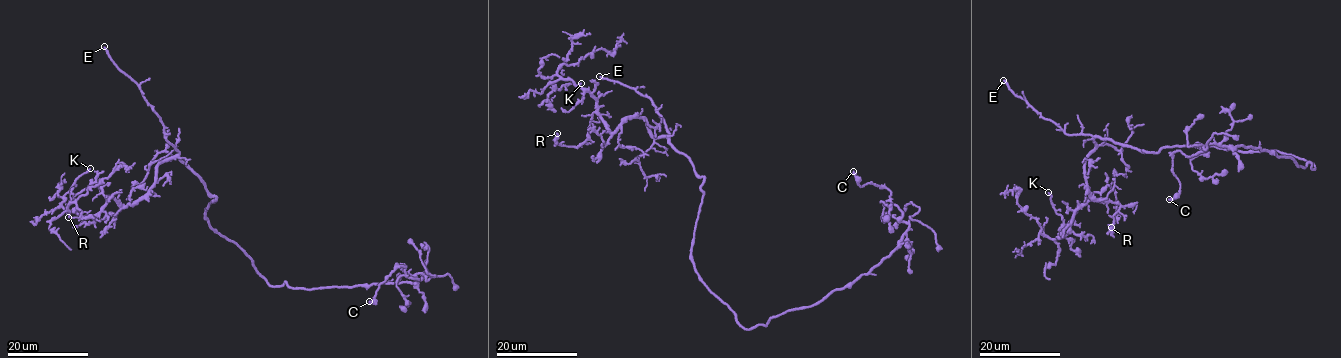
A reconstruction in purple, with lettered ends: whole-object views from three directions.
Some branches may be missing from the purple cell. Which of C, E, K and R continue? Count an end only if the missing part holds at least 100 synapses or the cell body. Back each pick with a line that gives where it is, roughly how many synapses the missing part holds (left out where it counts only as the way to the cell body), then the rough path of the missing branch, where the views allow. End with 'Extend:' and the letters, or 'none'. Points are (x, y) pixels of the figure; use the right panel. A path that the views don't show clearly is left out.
E: (1003, 80) | (1003, 80), (1006, 72), (1002, 50), (1005, 31), (1001, 23), (1004, 23)
Extend: E

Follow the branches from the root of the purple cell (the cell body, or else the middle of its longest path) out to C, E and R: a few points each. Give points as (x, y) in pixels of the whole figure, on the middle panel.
C: (691, 253), (699, 280), (747, 329), (818, 303), (888, 257), (909, 225), (888, 189), (861, 186), (853, 171)
E: (691, 253), (704, 178), (671, 144), (664, 119), (651, 99), (599, 76)
R: (691, 253), (704, 178), (646, 118), (631, 116), (612, 132), (594, 113), (576, 146), (558, 143), (557, 133)

